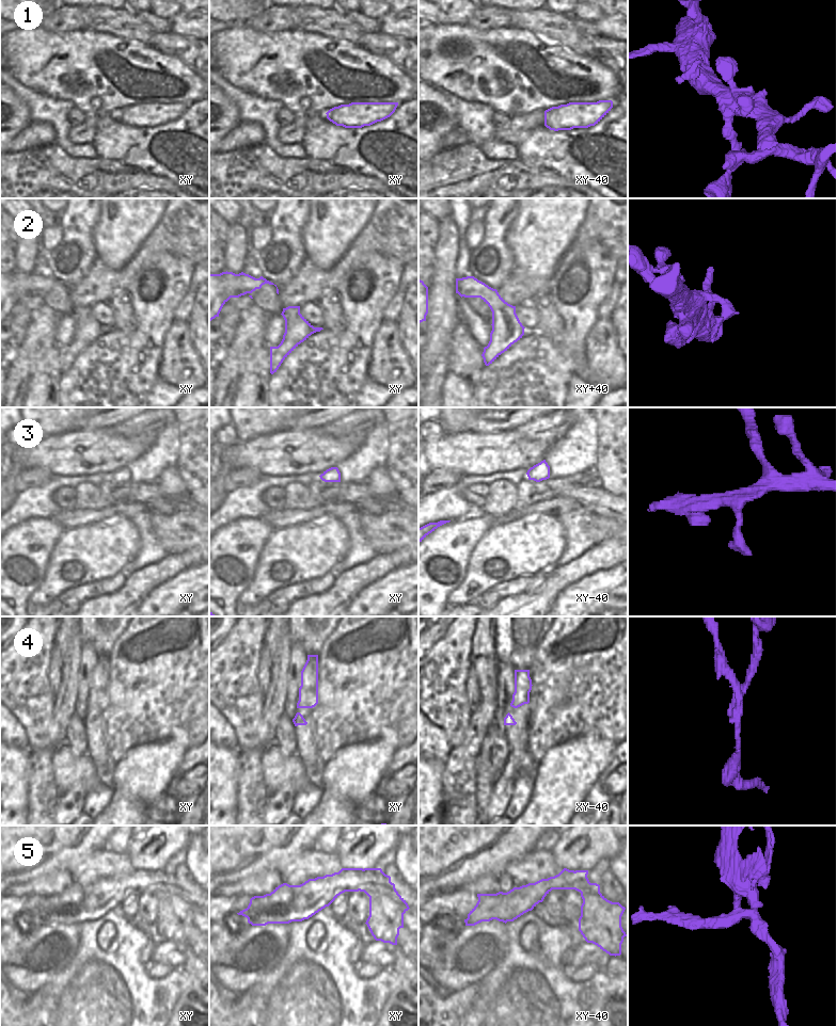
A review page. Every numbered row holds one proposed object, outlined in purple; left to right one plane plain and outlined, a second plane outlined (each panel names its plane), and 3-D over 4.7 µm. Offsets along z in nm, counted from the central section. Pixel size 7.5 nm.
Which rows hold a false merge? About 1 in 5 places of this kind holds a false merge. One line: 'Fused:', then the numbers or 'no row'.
Fused: 4, 5

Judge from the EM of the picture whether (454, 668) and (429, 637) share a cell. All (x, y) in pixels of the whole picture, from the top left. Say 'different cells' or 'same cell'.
different cells

